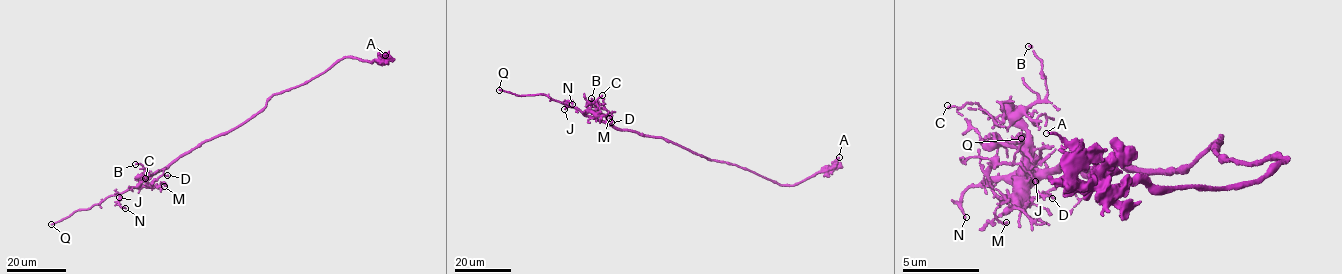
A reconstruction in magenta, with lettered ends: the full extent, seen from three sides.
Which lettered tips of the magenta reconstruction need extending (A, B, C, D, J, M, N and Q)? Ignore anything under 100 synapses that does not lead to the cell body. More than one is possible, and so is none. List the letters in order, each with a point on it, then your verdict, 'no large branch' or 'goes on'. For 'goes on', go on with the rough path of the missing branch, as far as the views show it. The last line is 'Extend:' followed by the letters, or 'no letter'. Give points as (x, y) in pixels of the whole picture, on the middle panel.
A: (839, 157) | no large branch
B: (591, 98) | no large branch
C: (602, 95) | no large branch
D: (611, 122) | no large branch
J: (564, 109) | no large branch
M: (609, 118) | no large branch
N: (572, 104) | no large branch
Q: (499, 90) | goes on | (499, 90), (491, 87), (484, 90)
Extend: Q

